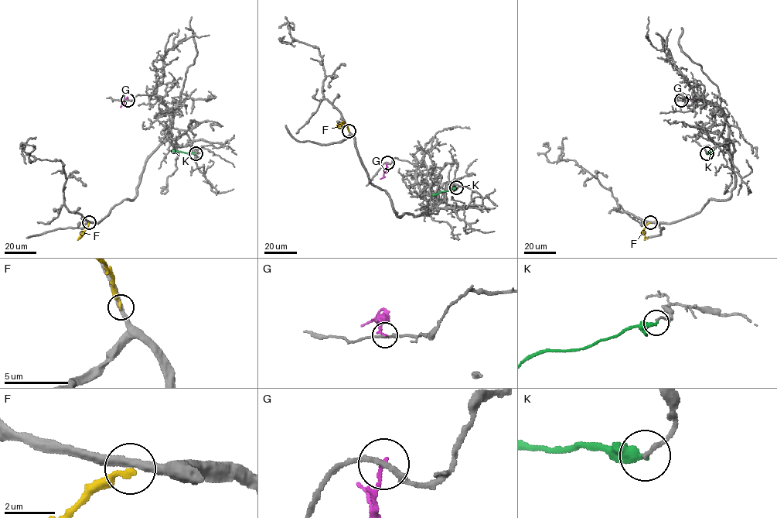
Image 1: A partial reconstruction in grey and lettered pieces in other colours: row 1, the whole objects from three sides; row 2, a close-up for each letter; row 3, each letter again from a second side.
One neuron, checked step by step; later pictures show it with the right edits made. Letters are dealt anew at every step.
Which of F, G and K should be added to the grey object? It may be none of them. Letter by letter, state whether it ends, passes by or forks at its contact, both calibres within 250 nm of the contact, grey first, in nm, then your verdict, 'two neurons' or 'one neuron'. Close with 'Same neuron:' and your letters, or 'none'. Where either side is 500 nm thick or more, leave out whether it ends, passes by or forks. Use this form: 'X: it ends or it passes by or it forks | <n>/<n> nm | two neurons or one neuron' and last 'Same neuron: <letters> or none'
F: it ends | 360/240 nm | two neurons
G: it ends | 190/140 nm | two neurons
K: it ends | 140/400 nm | two neurons
Same neuron: none

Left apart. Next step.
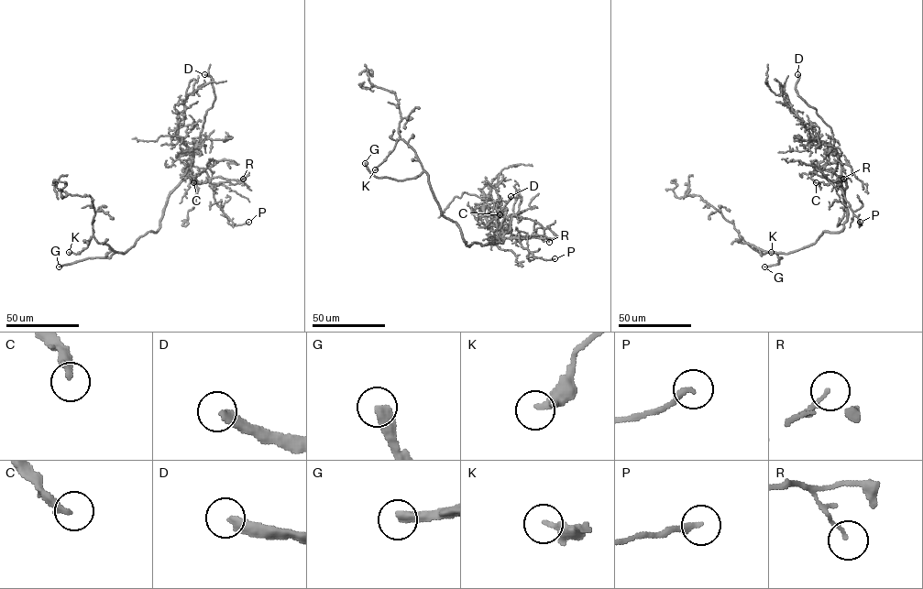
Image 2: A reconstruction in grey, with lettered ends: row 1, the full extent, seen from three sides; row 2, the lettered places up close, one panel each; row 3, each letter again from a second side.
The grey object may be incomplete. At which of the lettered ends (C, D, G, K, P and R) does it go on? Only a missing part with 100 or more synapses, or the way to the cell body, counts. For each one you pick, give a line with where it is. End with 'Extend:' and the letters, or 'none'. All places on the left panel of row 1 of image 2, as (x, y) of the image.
D: (204, 74)
G: (59, 267)
Extend: D, G

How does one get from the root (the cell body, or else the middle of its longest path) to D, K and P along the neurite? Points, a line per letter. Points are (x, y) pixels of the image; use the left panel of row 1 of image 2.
D: (150, 232), (159, 229), (169, 194), (189, 173), (204, 116), (213, 106), (214, 89), (211, 77), (204, 74)
K: (150, 232), (141, 235), (125, 253), (99, 243), (93, 236), (88, 246), (81, 252), (69, 252)
P: (150, 232), (159, 228), (169, 194), (188, 177), (198, 183), (209, 182), (214, 201), (229, 223), (248, 222)

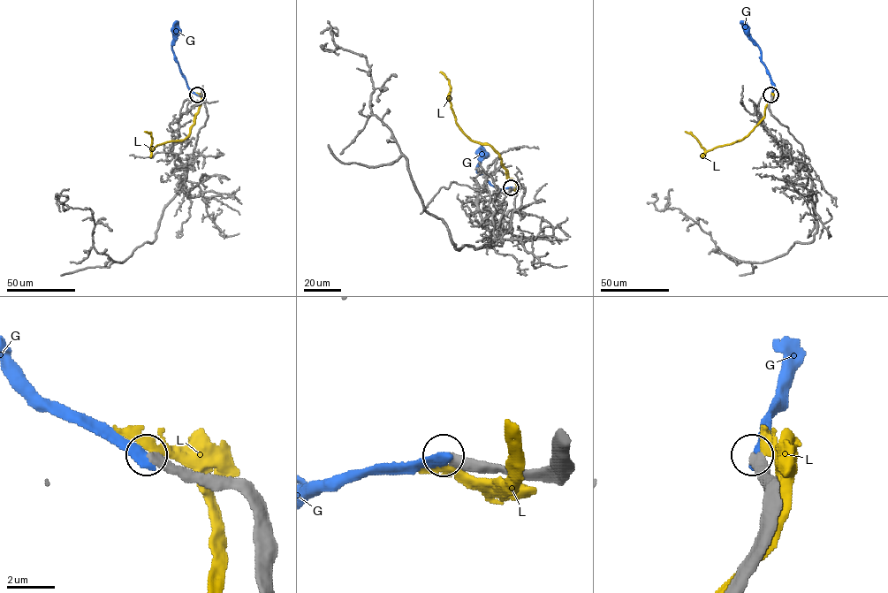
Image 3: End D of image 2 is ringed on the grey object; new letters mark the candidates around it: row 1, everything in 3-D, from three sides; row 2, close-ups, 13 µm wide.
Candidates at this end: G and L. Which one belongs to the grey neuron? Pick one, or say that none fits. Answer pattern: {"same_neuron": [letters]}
{"same_neuron": []}

